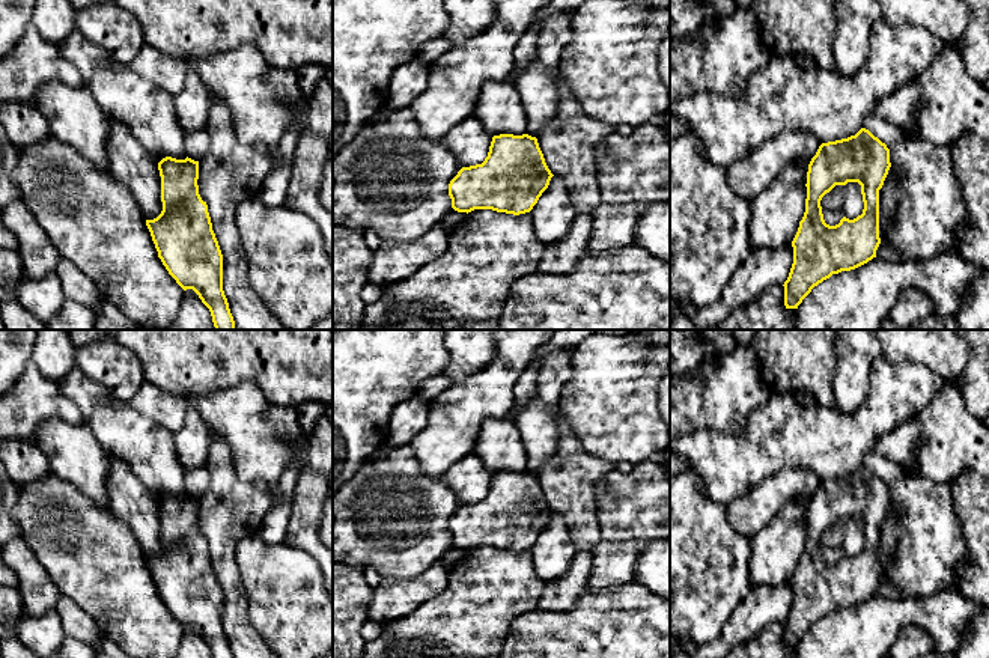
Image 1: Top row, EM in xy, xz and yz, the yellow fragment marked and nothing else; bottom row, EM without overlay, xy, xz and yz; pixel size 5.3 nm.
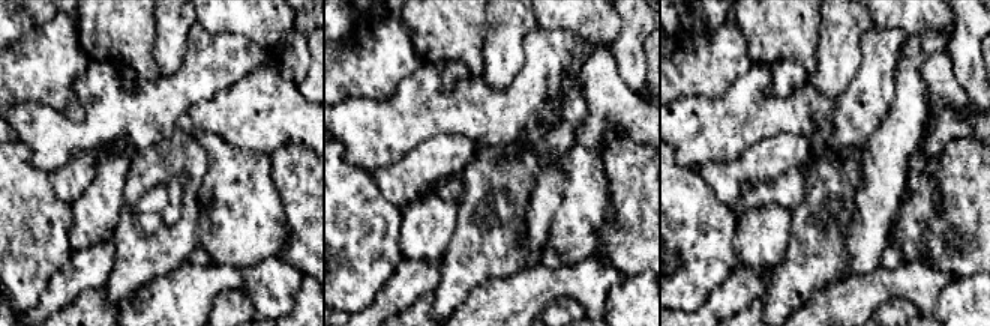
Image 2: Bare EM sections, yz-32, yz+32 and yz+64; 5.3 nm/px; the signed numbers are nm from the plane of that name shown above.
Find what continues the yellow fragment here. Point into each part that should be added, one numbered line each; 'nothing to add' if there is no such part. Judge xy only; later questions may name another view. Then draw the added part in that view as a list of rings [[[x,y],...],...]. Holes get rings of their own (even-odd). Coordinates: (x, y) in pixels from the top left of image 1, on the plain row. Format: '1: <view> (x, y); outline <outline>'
nothing to add

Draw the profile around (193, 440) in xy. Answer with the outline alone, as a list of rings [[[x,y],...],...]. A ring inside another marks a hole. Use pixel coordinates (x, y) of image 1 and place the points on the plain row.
[[[188,408],[184,426],[173,434],[173,443],[185,471],[206,465],[212,434],[194,408]]]

